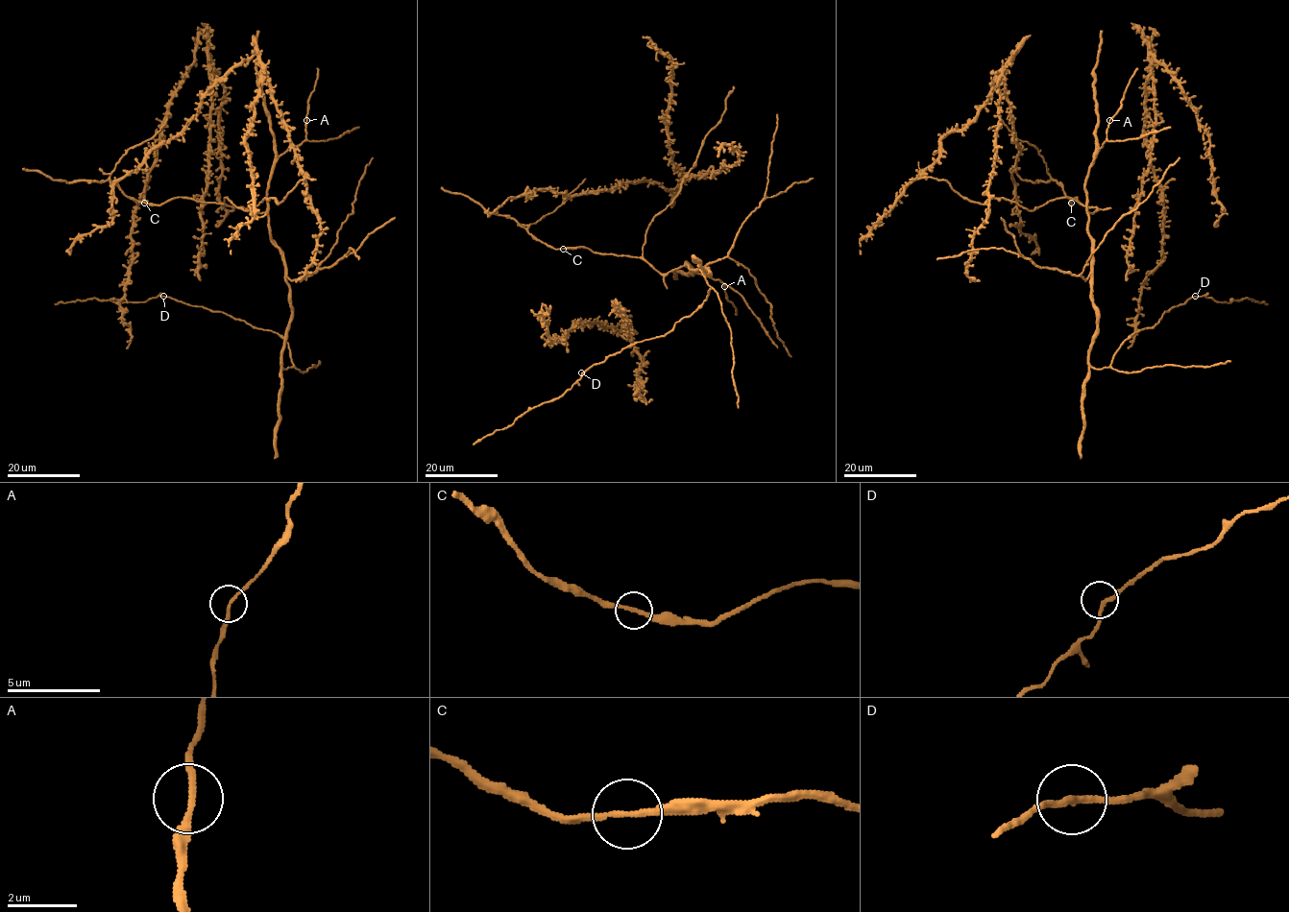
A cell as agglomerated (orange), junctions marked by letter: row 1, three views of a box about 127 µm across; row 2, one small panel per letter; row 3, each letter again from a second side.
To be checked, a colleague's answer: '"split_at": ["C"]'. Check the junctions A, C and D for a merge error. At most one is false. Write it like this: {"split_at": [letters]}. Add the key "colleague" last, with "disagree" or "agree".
{"split_at": [], "colleague": "disagree"}

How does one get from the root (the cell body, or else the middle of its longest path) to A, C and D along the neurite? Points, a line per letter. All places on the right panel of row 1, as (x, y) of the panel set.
A: (1088, 215), (1084, 180), (1090, 164), (1106, 139), (1109, 120)
C: (1088, 215), (1097, 208), (1083, 205), (1076, 197), (1071, 203)
D: (1088, 215), (1097, 317), (1088, 359), (1093, 368), (1107, 368), (1134, 332), (1152, 328), (1165, 312), (1195, 296)

